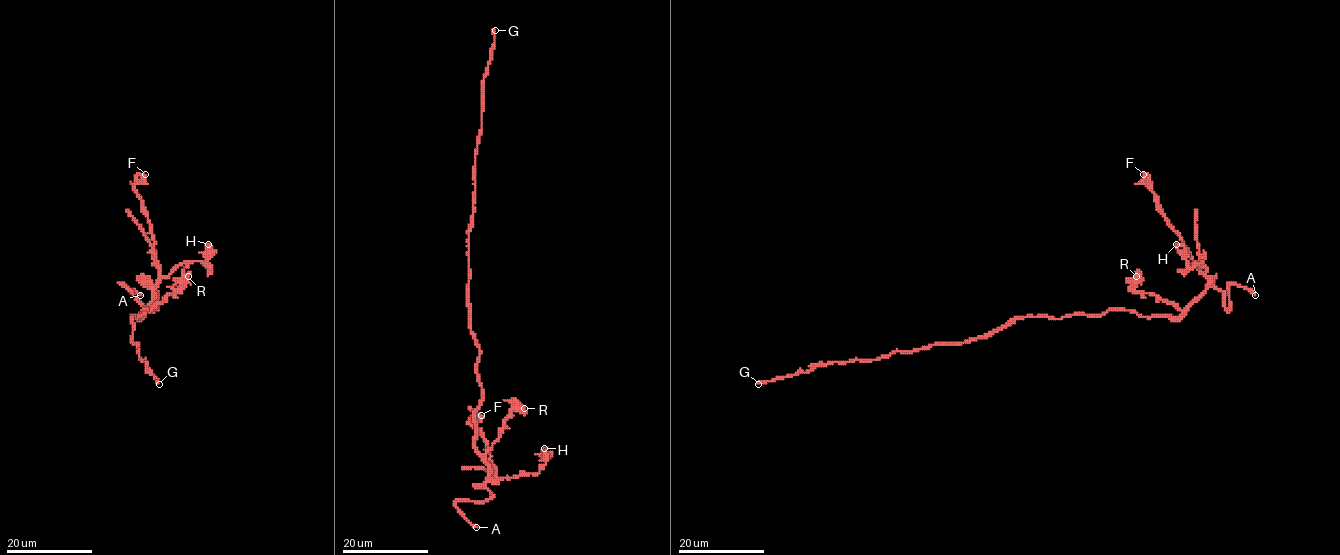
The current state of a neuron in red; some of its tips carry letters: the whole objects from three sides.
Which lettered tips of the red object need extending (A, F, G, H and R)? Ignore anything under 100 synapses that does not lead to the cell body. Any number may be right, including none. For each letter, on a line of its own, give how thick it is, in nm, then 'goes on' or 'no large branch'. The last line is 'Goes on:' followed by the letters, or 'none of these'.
A: 220 nm thick; goes on
F: 240 nm thick; no large branch
G: 360 nm thick; goes on
H: 130 nm thick; no large branch
R: 200 nm thick; no large branch
Goes on: A, G

